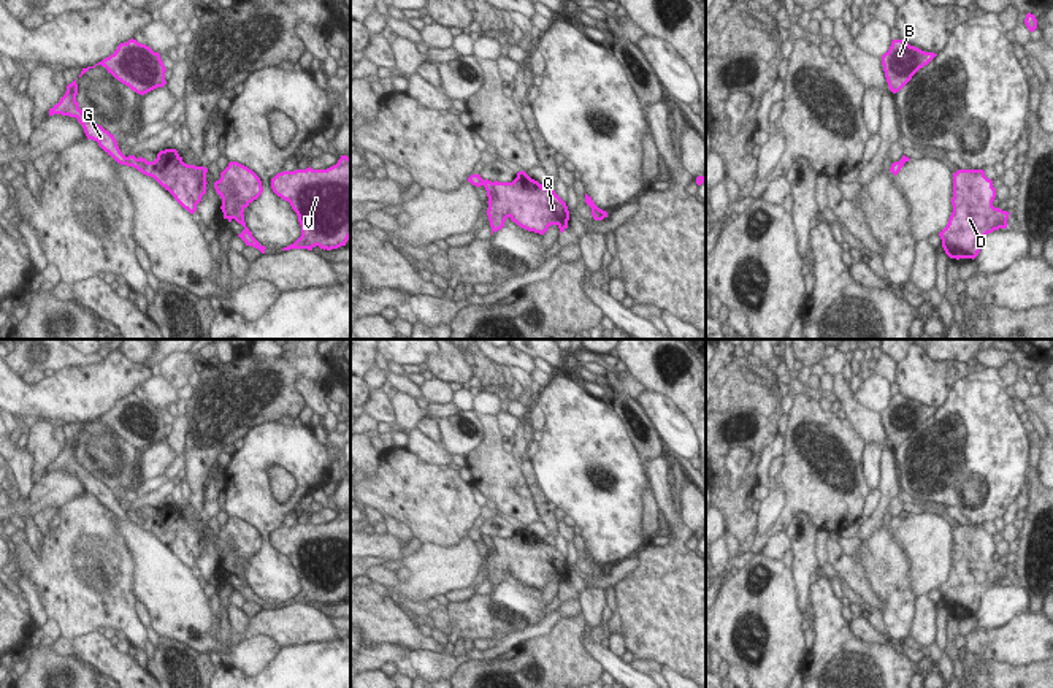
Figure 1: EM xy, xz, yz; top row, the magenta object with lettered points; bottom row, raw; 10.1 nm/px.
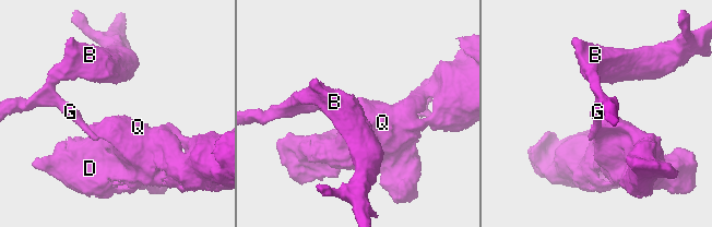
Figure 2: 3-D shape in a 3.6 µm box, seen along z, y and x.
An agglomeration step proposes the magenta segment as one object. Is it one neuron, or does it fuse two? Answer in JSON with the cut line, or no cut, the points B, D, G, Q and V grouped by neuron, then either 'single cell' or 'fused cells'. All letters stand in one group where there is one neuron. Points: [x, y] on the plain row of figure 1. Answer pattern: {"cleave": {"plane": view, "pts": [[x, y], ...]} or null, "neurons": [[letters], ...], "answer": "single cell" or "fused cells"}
{"cleave": {"plane": "xy", "pts": [[127, 512], [130, 520]]}, "neurons": [["B", "G"], ["D", "Q", "V"]], "answer": "fused cells"}

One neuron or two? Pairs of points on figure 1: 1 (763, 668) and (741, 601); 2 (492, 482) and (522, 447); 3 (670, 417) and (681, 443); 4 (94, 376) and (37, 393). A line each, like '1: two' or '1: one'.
1: one
2: two
3: one
4: one

